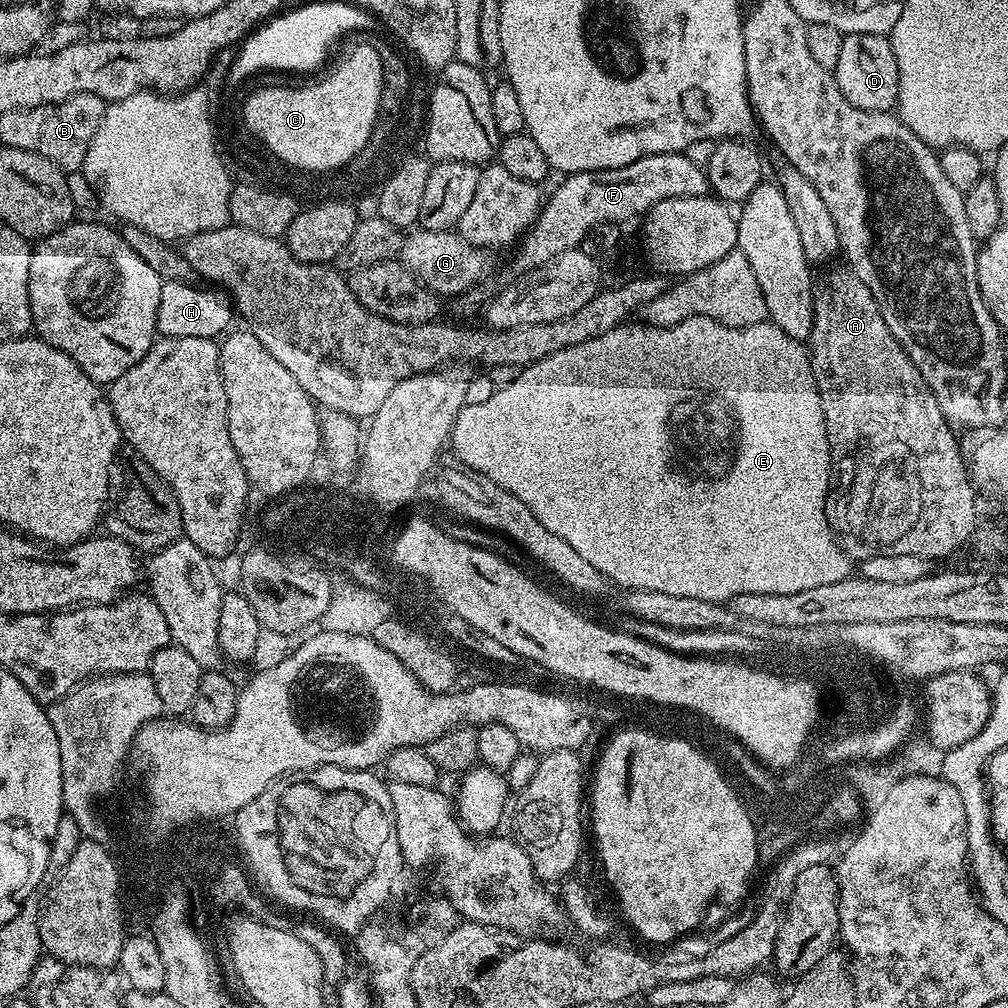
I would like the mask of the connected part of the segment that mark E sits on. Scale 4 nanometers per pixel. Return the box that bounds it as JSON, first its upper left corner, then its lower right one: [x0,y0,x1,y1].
[450,317,850,602]

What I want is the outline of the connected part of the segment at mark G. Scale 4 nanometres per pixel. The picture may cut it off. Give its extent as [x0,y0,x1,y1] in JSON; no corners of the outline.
[398,227,489,298]

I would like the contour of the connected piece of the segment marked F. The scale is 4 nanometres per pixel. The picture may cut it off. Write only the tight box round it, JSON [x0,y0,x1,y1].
[512,152,708,277]

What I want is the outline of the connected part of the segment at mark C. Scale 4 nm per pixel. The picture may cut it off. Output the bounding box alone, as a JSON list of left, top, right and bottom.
[244,43,386,166]

